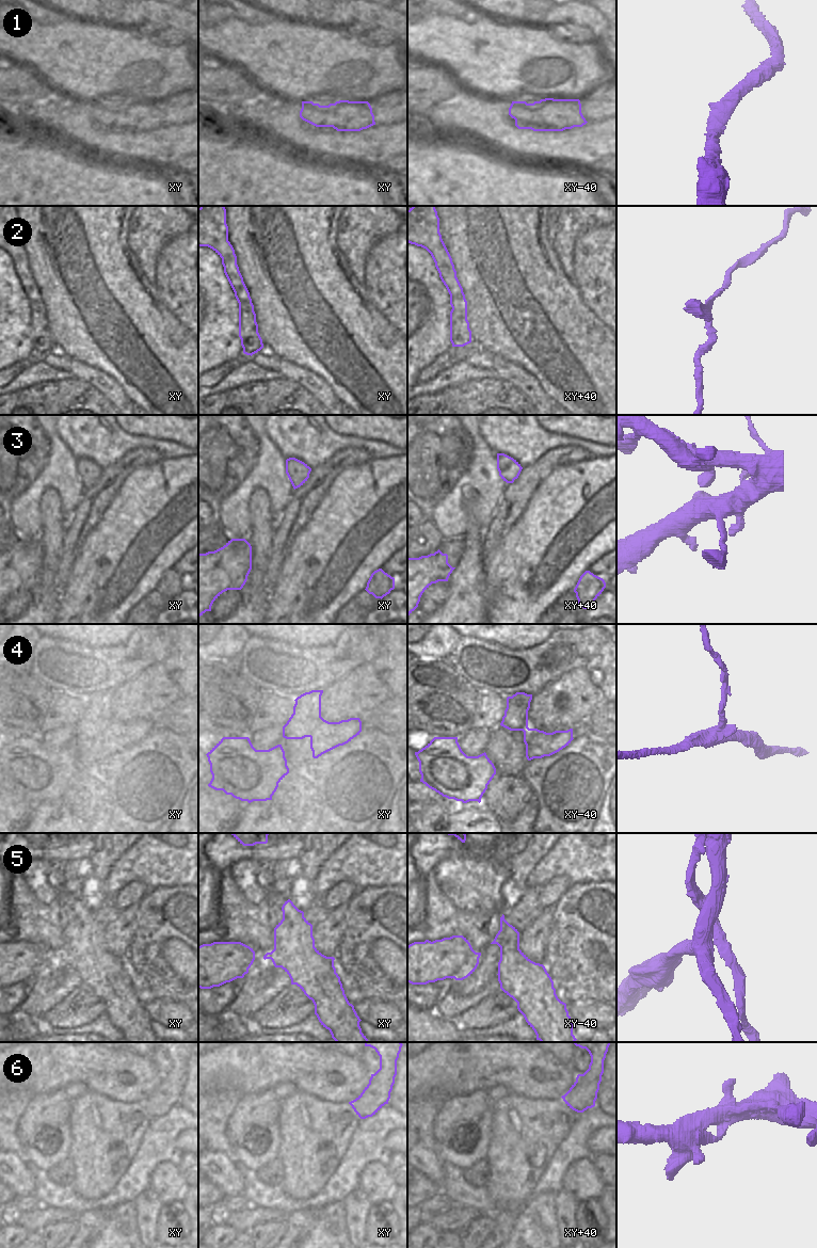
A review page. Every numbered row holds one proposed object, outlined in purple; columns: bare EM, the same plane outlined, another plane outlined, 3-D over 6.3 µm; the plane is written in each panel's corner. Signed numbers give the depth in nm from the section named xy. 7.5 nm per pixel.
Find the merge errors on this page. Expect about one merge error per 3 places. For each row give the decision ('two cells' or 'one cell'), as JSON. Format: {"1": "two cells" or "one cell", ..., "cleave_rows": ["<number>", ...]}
{"1": "one cell", "2": "one cell", "3": "one cell", "4": "two cells", "5": "two cells", "6": "one cell", "cleave_rows": ["4", "5"]}

